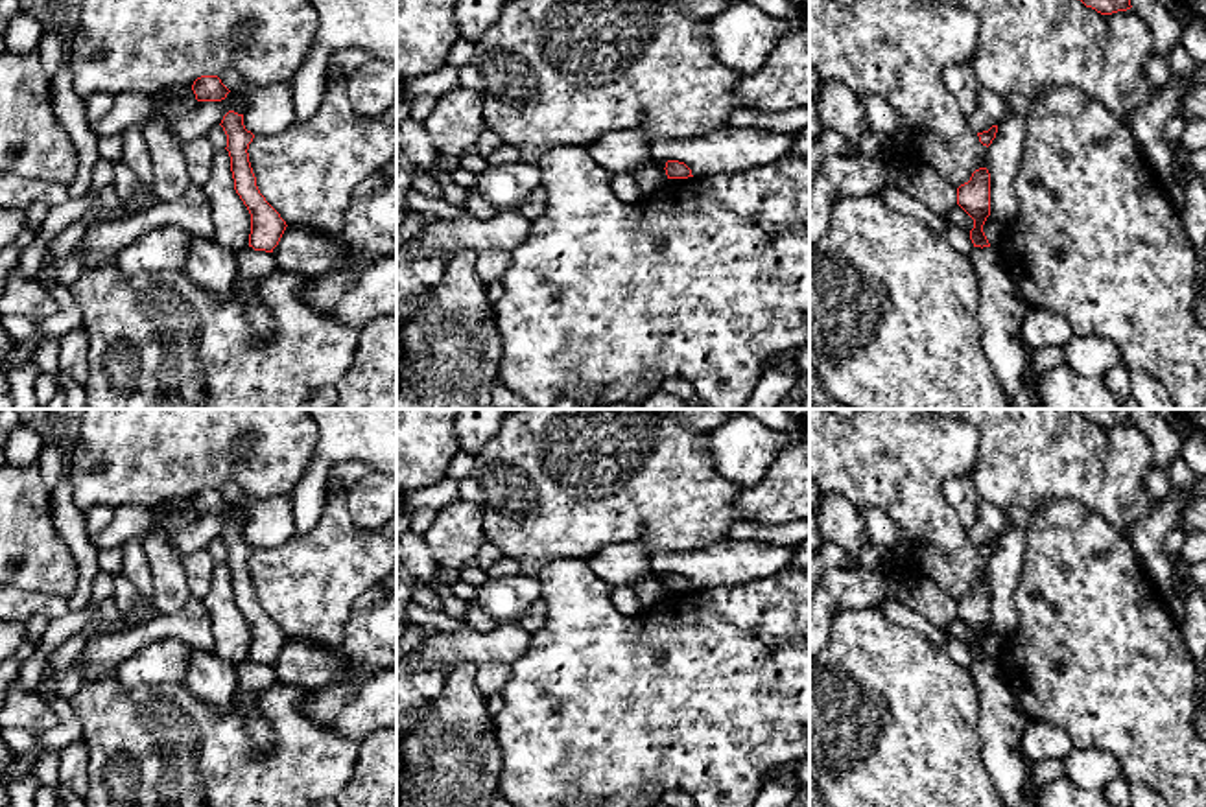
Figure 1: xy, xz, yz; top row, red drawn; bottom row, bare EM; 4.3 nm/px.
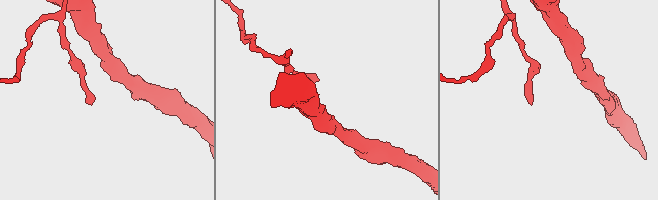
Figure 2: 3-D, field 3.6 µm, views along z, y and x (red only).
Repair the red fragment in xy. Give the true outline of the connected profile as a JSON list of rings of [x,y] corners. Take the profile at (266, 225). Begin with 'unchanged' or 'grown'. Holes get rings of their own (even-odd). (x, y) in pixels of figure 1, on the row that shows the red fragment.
unchanged; [[[229,111],[219,125],[227,134],[225,149],[231,157],[234,190],[251,214],[249,247],[273,252],[288,225],[256,186],[256,177],[247,153],[254,134],[245,129],[243,114],[234,111]]]

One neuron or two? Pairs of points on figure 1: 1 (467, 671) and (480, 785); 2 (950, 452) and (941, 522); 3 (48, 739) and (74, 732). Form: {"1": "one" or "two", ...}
{"1": "one", "2": "one", "3": "one"}

